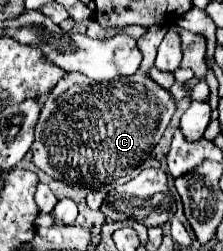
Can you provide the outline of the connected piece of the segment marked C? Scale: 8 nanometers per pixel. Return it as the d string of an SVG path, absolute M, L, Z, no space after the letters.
M153 25L145 31L145 35L139 39L139 49L143 53L143 61L141 61L139 71L131 77L115 77L111 81L97 83L97 81L91 81L89 77L85 77L83 73L67 73L55 85L55 89L49 93L47 101L43 103L37 131L35 131L35 143L31 147L33 163L41 171L45 171L49 177L63 181L67 185L73 185L73 187L97 189L101 185L107 185L107 183L113 183L113 181L125 177L131 169L139 167L139 163L143 163L151 155L153 147L163 137L163 131L169 125L169 121L177 109L171 93L167 89L163 89L161 85L157 85L147 75L147 71L153 67L157 47L159 47L161 39L165 37L165 33L167 33L167 29L159 27L159 25Z

